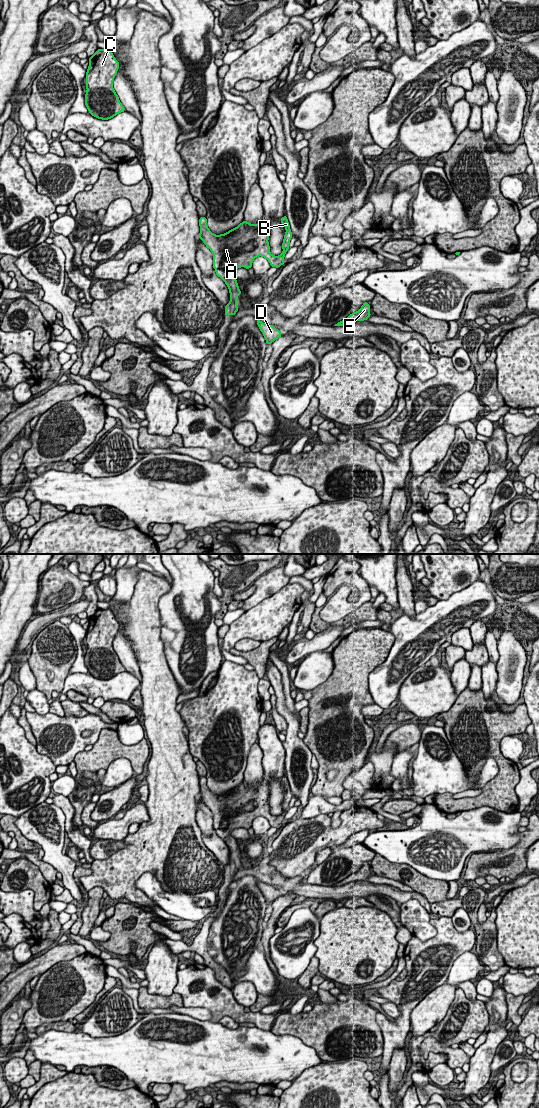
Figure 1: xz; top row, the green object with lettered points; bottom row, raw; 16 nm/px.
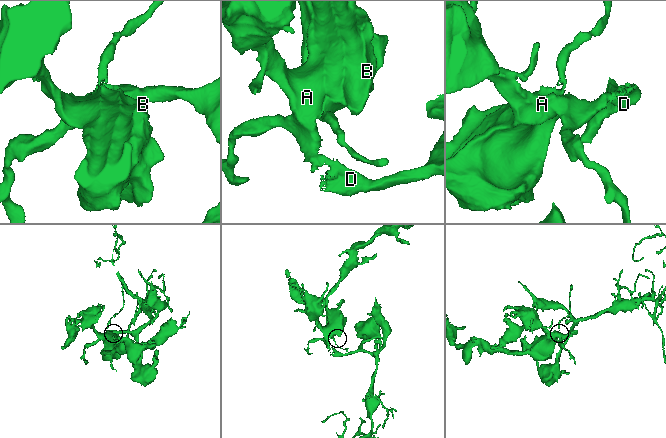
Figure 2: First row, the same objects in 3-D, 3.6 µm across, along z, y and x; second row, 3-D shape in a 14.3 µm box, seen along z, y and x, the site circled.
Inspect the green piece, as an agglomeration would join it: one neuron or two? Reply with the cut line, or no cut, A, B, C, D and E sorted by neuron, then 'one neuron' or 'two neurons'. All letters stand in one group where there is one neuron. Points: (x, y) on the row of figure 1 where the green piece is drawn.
cut none; groups A B C D E; one neuron

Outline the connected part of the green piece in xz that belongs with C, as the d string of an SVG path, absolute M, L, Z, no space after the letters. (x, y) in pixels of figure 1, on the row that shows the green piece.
M98 49L88 61L85 105L89 113L98 119L108 120L124 112L125 108L113 89L113 80L120 65L111 50Z

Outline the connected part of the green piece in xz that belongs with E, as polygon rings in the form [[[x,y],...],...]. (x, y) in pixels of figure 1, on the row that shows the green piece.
[[[364,302],[362,307],[357,312],[353,312],[347,318],[338,322],[334,326],[343,326],[351,322],[367,320],[371,316],[370,307],[371,306],[368,304],[368,302]]]

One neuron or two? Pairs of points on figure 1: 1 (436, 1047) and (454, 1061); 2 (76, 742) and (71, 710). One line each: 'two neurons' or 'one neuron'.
1: one neuron
2: two neurons

